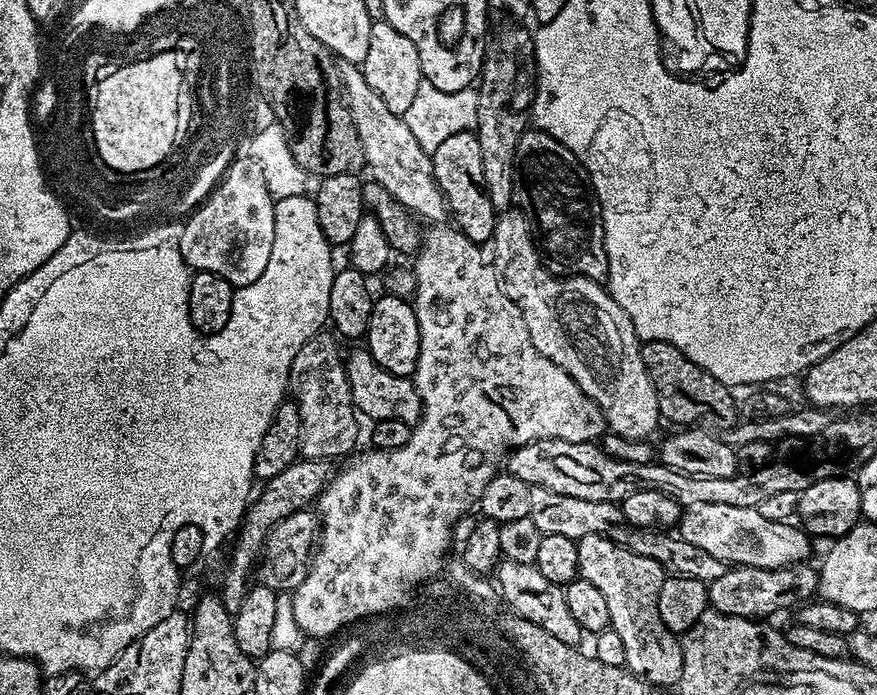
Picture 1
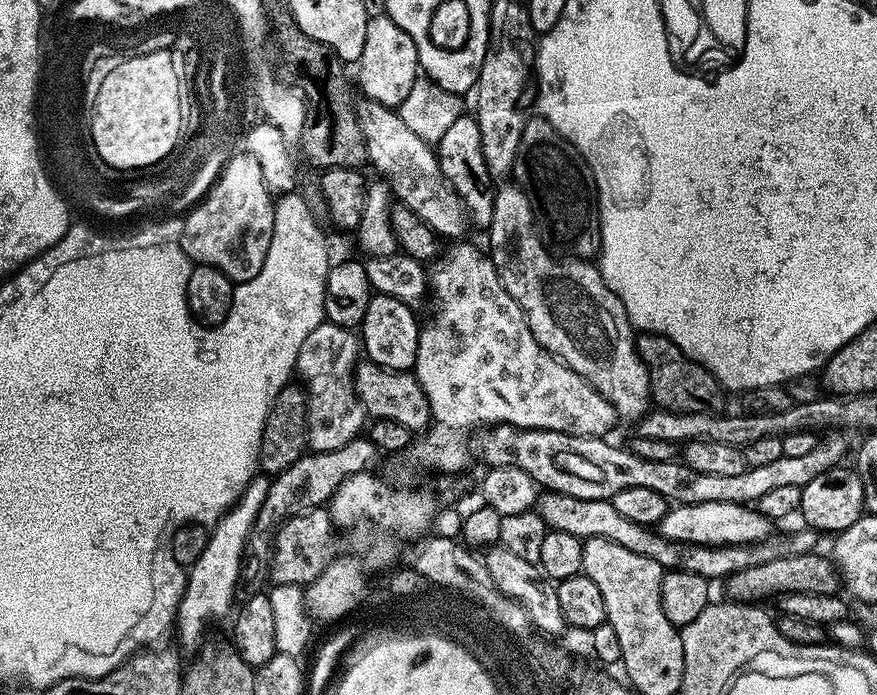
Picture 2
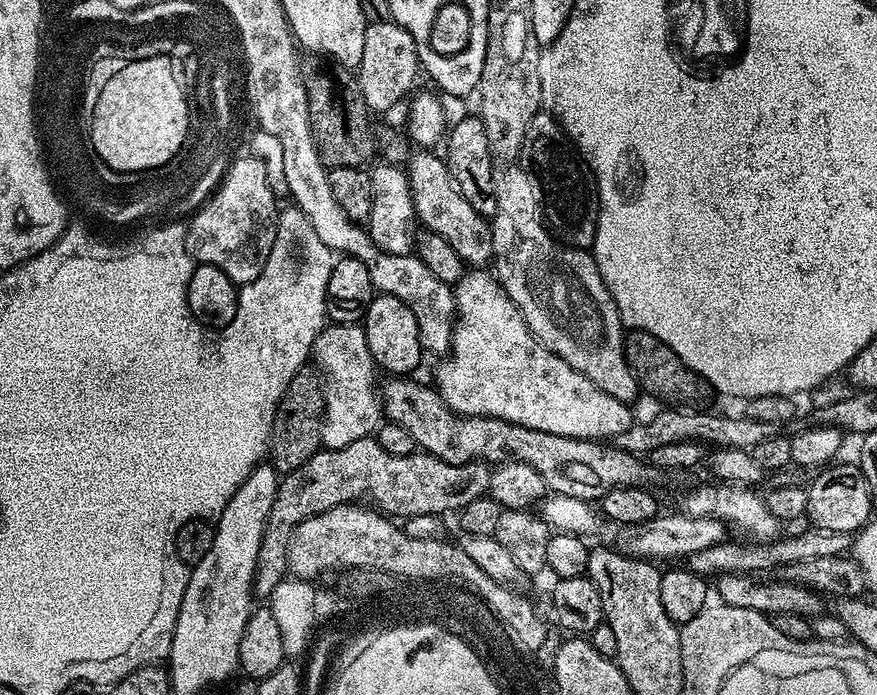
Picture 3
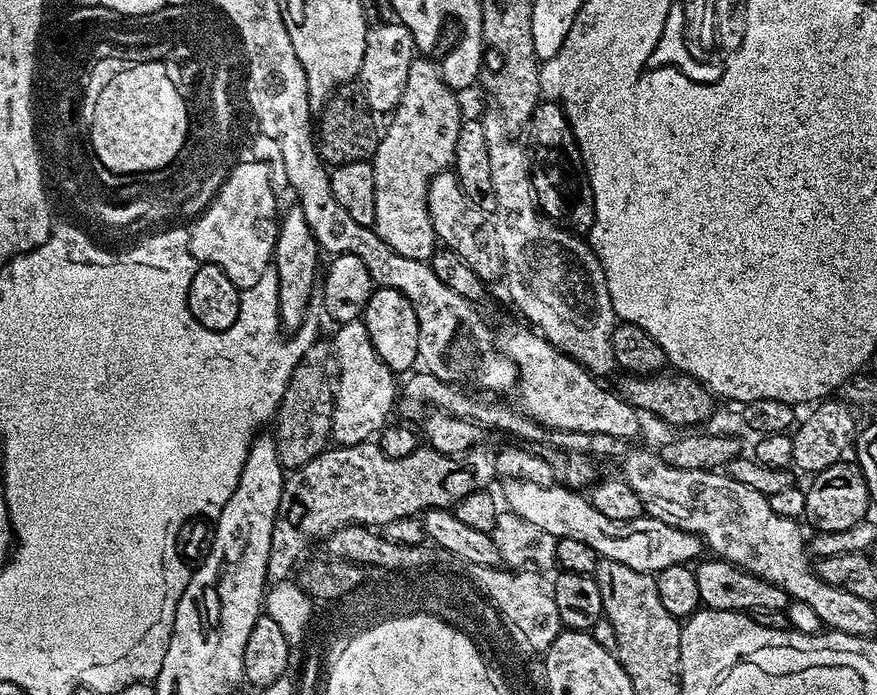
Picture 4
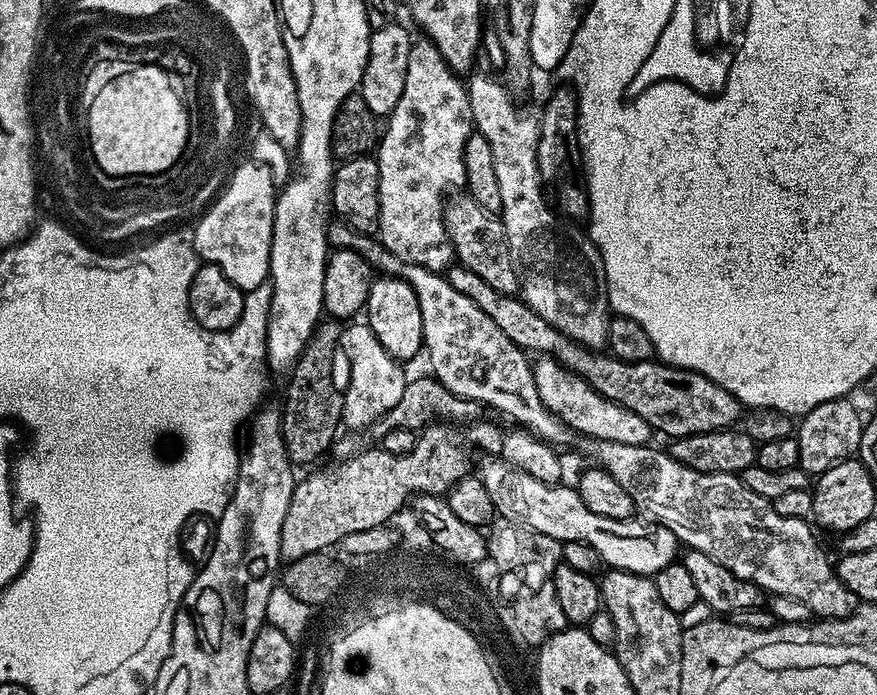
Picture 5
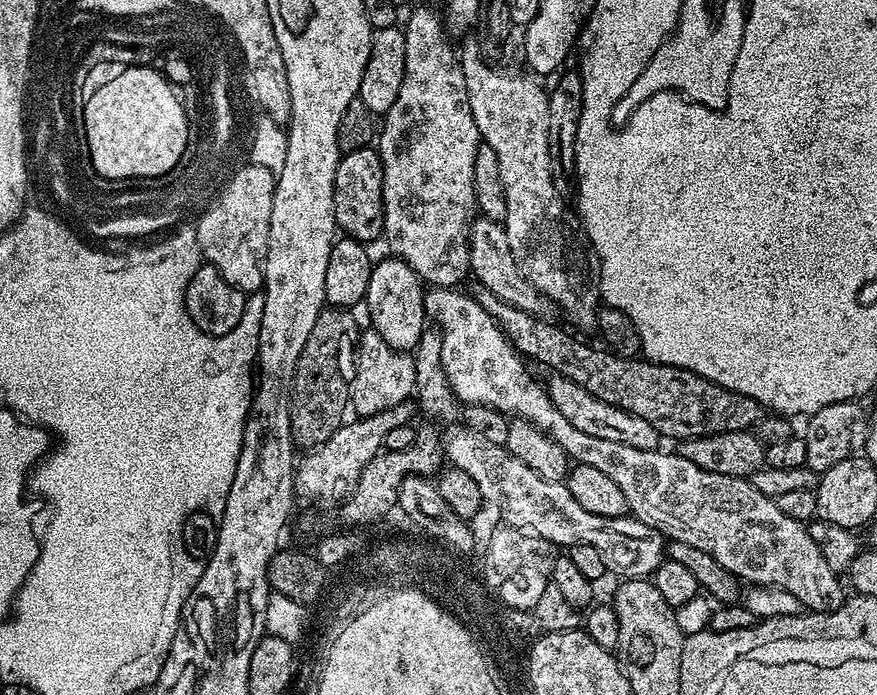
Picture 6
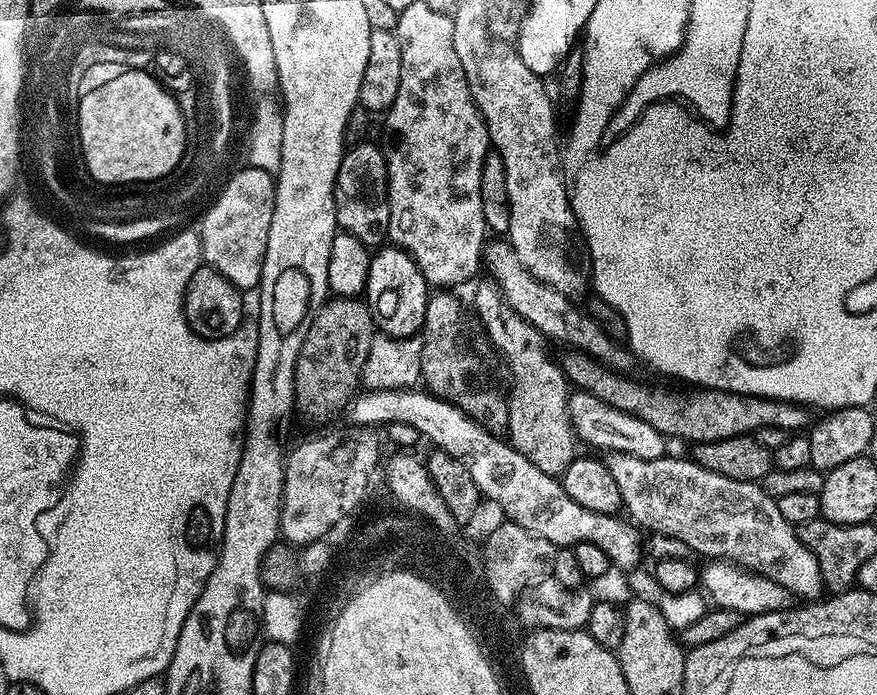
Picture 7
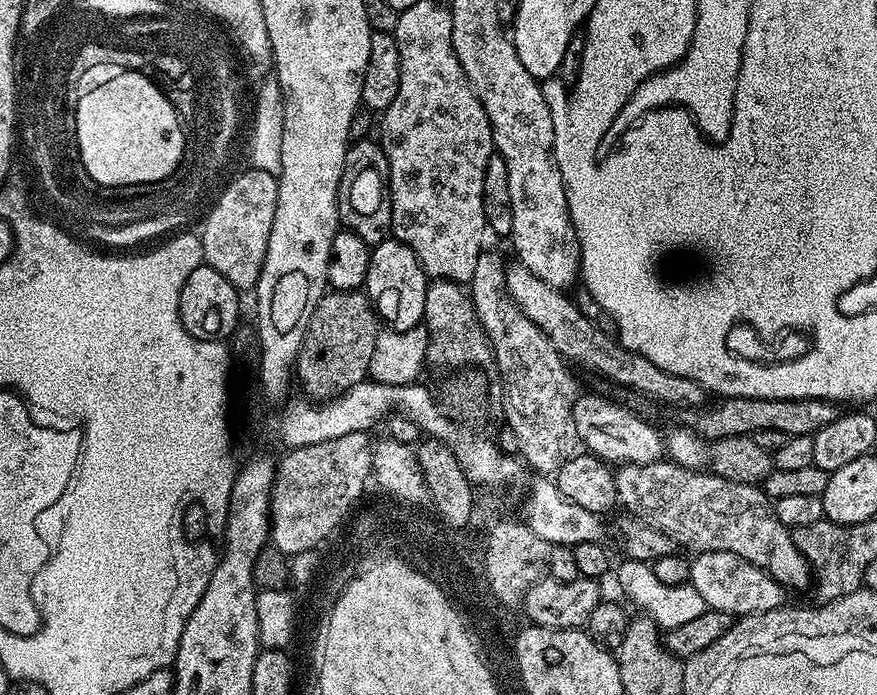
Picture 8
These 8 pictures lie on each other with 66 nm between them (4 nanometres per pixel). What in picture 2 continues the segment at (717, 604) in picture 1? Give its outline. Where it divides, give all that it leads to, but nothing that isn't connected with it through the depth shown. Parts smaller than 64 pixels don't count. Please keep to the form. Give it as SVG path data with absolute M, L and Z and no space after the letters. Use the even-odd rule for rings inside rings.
M813 550L806 554L778 558L774 562L766 562L762 566L750 566L746 570L738 570L732 576L727 577L727 599L742 604L756 604L764 602L767 596L779 598L786 592L837 595L842 588L840 569L827 555L825 555L826 557L819 556L818 553L819 551Z

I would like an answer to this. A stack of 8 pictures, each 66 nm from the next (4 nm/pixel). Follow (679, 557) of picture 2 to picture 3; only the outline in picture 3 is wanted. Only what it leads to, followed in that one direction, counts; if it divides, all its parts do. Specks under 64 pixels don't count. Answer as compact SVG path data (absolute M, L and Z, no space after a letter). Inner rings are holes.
M808 526L805 532L800 532L797 536L788 536L785 540L777 538L771 542L756 542L751 545L753 548L743 548L732 540L724 540L721 544L720 541L713 542L710 546L691 552L686 558L686 564L693 572L705 578L712 578L726 572L756 574L759 573L759 568L768 568L771 564L791 566L806 558L839 556L851 549L852 542L853 537L847 532L831 532L825 528Z

